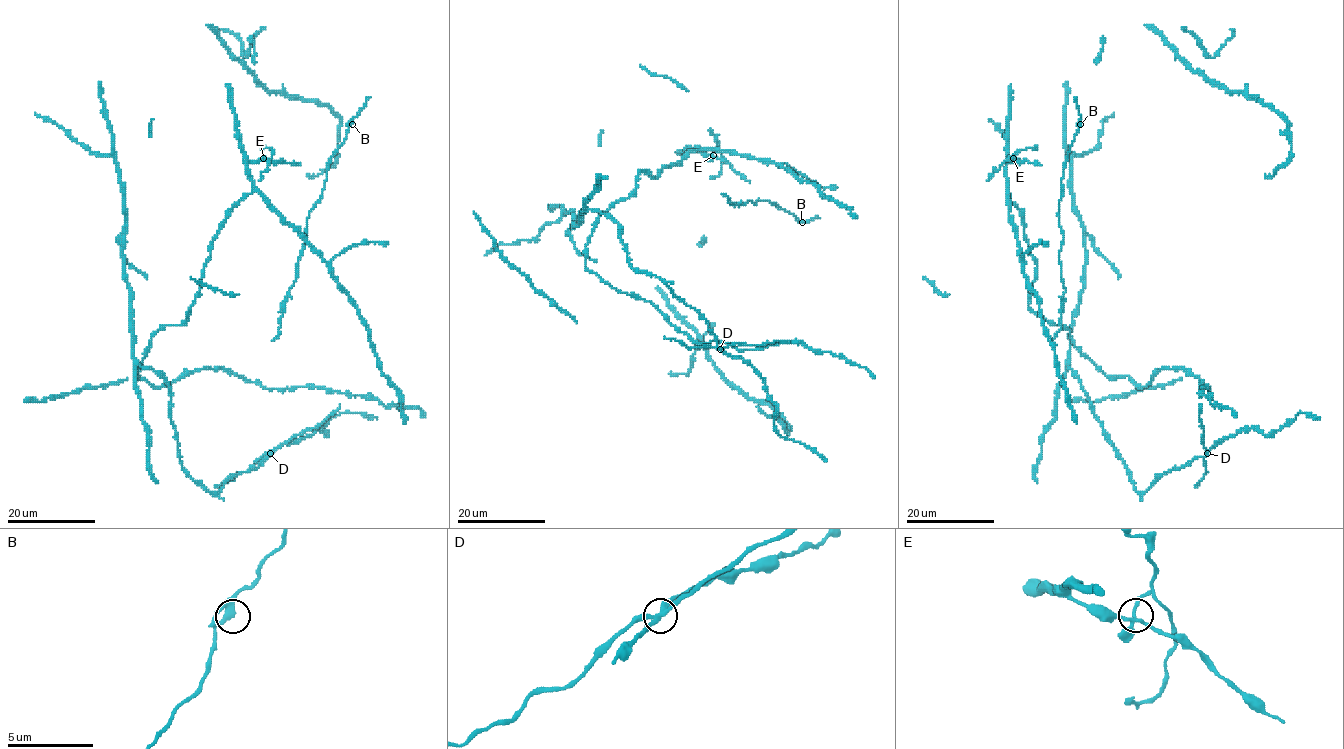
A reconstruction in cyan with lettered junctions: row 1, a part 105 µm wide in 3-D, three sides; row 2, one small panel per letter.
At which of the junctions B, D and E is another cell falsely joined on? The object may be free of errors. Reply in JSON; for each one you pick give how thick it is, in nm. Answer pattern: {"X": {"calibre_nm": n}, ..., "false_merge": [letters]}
{"D": {"calibre_nm": 280}, "false_merge": ["D"]}

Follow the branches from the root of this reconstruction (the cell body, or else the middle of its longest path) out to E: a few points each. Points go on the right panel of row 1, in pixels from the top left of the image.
E: (1149, 383), (1106, 376), (1067, 329), (1029, 307), (1036, 261), (1007, 190), (1013, 158)

